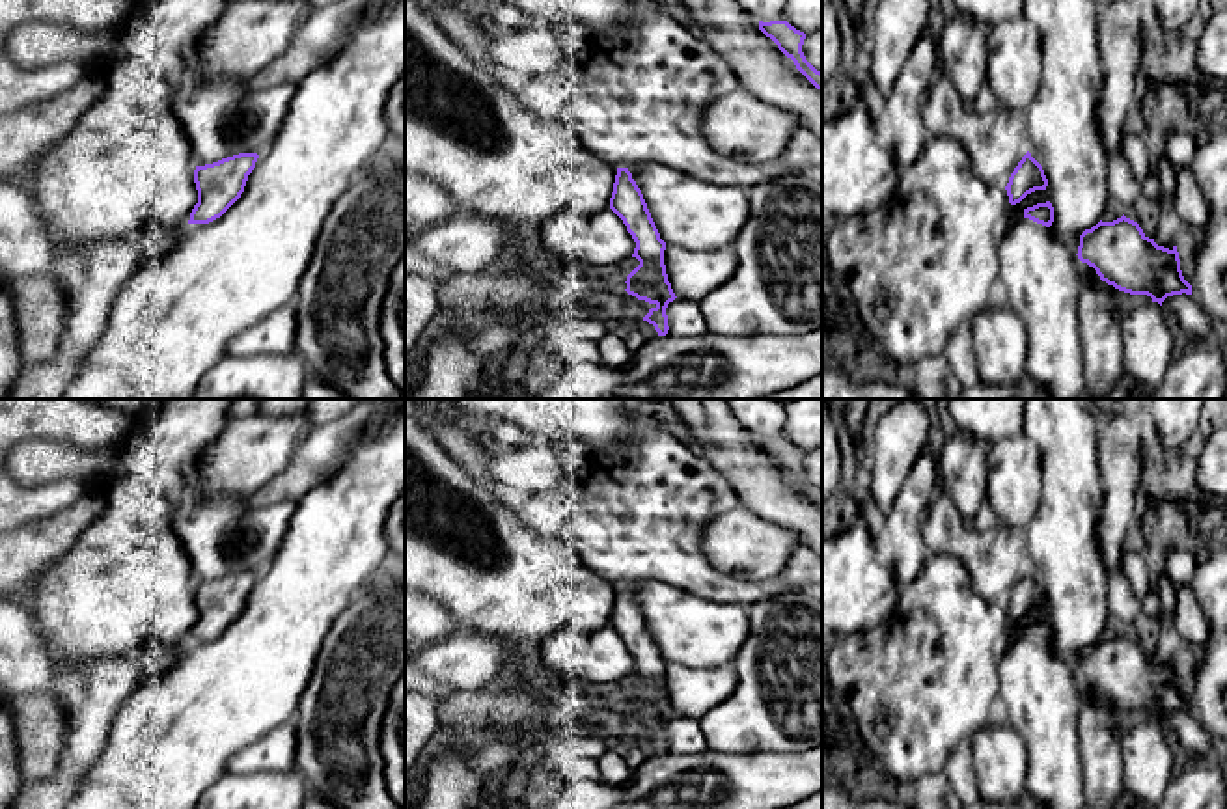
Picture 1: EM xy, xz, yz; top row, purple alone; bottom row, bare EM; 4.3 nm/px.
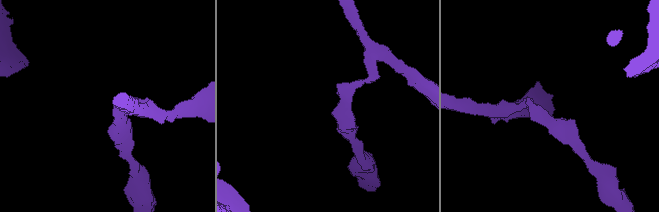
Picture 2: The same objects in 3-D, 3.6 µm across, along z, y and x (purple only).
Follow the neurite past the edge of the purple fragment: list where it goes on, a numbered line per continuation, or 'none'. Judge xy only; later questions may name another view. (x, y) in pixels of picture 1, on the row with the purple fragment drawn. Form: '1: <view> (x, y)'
none

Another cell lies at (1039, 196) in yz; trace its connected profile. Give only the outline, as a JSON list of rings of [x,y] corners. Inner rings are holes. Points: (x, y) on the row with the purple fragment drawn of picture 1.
[[[1048,186],[1044,190],[1035,190],[1035,192],[1027,194],[1020,203],[1011,205],[1009,213],[1007,213],[1007,220],[1022,218],[1024,211],[1027,207],[1033,207],[1037,203],[1046,203],[1046,201],[1050,201],[1050,188]]]

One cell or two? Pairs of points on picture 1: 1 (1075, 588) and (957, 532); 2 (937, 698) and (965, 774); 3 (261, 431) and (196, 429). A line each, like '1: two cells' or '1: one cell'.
1: two cells
2: two cells
3: two cells

